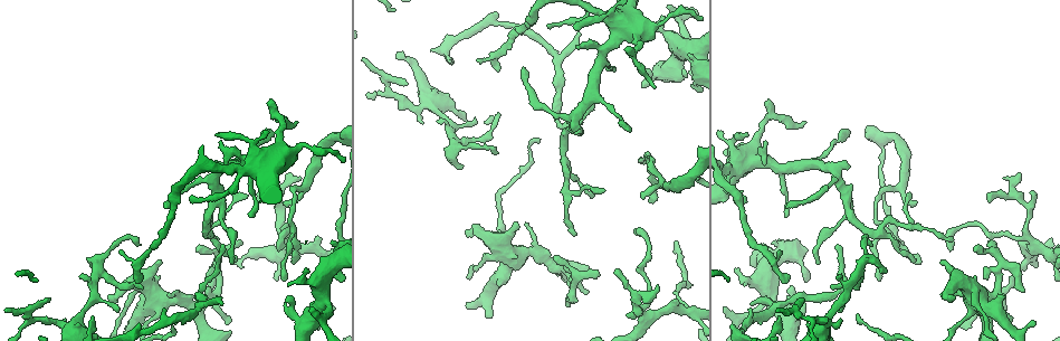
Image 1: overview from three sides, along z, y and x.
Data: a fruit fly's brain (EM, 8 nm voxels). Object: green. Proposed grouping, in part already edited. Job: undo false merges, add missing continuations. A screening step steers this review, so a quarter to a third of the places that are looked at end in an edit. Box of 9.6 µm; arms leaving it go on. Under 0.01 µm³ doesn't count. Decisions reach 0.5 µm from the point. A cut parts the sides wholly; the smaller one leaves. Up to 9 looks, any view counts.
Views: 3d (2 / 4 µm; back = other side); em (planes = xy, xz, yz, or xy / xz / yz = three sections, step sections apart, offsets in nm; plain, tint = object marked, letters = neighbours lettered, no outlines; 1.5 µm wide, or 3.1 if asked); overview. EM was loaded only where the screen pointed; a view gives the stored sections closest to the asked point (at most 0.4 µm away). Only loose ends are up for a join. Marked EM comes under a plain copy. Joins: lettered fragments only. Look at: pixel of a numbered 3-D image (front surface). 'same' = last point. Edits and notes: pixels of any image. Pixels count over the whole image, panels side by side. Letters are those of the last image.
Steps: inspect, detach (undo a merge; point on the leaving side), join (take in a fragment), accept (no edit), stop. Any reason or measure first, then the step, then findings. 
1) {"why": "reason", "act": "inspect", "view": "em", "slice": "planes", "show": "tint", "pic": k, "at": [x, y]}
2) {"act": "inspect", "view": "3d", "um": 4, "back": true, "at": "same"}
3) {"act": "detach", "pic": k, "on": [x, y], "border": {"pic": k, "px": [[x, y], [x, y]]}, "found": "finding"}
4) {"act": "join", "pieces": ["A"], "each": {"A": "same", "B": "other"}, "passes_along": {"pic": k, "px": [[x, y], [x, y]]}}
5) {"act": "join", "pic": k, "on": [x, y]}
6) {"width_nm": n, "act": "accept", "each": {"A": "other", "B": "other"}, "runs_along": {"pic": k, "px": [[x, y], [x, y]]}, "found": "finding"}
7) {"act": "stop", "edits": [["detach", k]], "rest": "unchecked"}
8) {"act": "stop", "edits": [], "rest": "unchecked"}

{"why": "branch stops here", "act": "inspect", "view": "3d", "um": 2, "pic": 1, "at": [80, 277]}

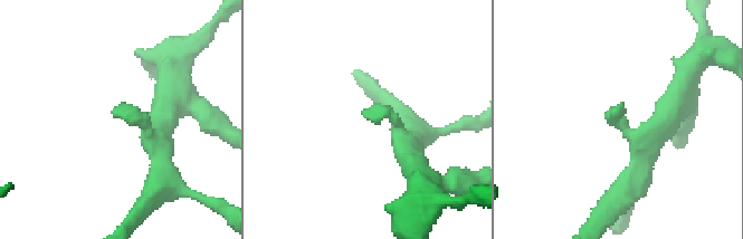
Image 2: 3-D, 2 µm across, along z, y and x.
{"arm_widths_nm": [220, 220], "act": "inspect", "view": "em", "slice": "yz", "step": 8, "show": "tint", "pic": 2, "at": [611, 110]}

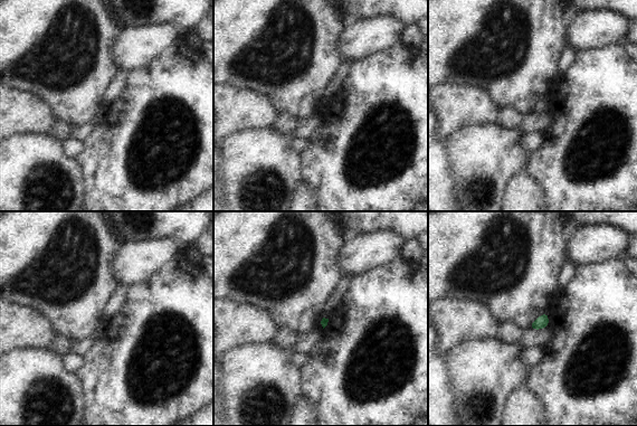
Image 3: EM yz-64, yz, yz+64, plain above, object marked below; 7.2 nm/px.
{"why": "another direction", "act": "inspect", "view": "em", "slice": "planes", "show": "letters", "at": "same"}

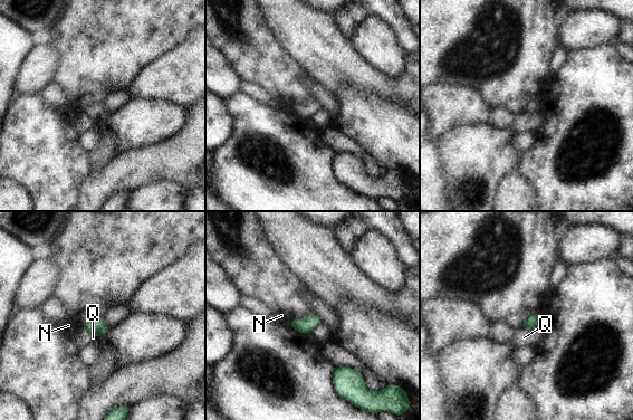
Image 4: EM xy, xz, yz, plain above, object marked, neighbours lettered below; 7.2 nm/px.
{"act": "accept", "each": {"N": "other", "Q": "other"}, "border": {"pic": 4, "px": [[521, 326], [525, 328], [538, 327]]}, "found": "no lettered fragment goes on from it"}

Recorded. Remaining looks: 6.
{"why": "branch stops here", "act": "inspect", "view": "3d", "um": 2, "pic": 1, "at": [91, 319]}

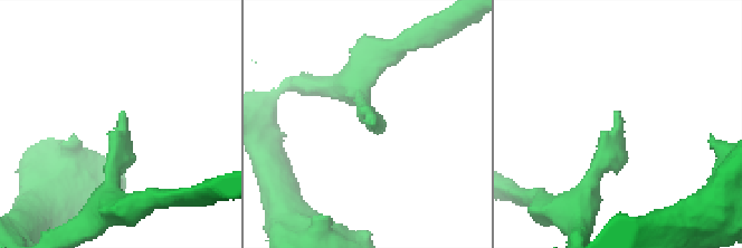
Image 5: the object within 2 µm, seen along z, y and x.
{"why": "shape alone is not enough", "act": "inspect", "view": "em", "slice": "planes", "show": "letters", "pic": 5, "at": [617, 114]}

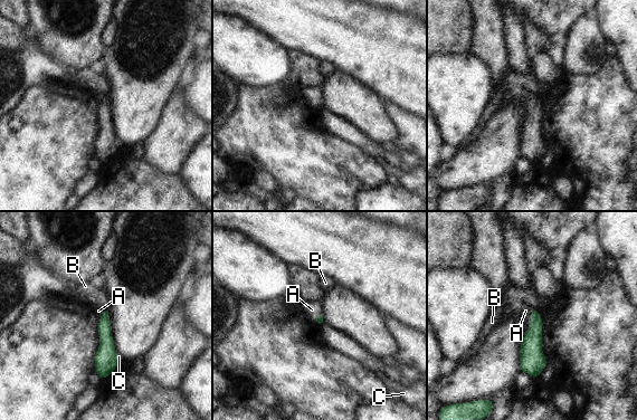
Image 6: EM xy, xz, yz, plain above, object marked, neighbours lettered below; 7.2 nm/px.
{"act": "join", "pieces": ["A"], "each": {"A": "same", "B": "other", "C": "other"}, "found": "the cell continues"}

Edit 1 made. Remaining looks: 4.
{"act": "inspect", "view": "overview"}

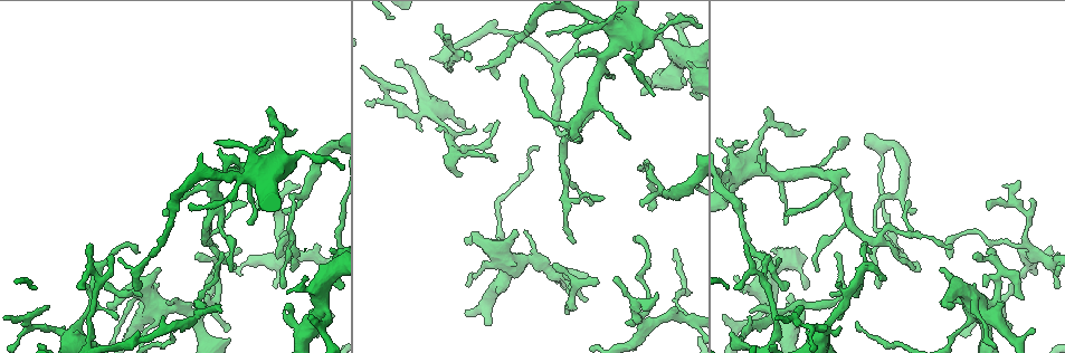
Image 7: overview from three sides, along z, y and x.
{"why": "three arms meet", "act": "inspect", "view": "em", "slice": "yz", "step": 4, "show": "tint", "pic": 7, "at": [37, 327]}

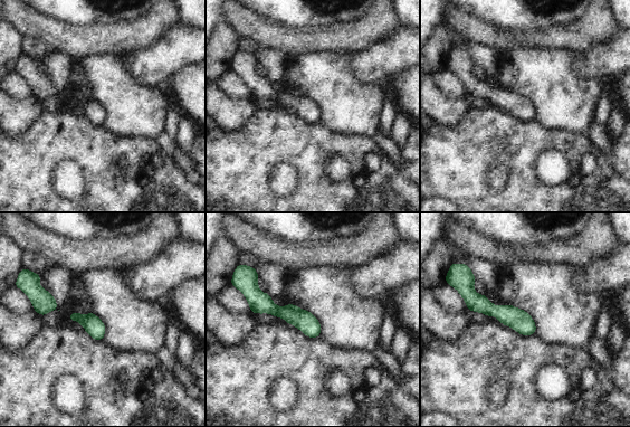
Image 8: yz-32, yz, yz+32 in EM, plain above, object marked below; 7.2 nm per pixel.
{"act": "inspect", "view": "em", "slice": "planes", "show": "tint", "at": "same"}

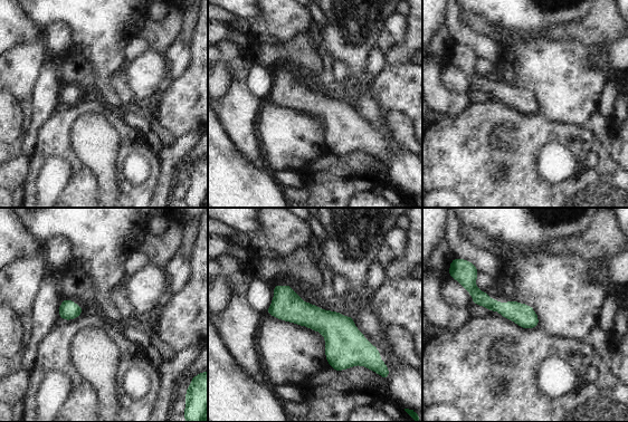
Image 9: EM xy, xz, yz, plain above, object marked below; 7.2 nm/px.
{"act": "inspect", "view": "em", "slice": "planes", "show": "letters", "at": "same"}

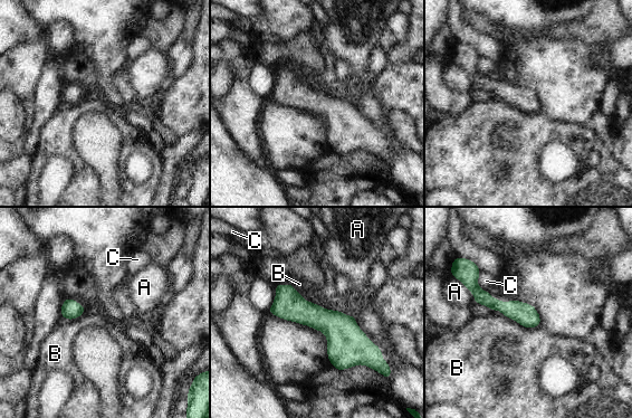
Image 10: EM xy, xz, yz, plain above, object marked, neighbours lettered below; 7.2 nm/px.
{"longest_contact_nm": ["A", 380], "act": "accept", "each": {"A": "other", "B": "other", "C": "other"}, "runs_along": {"pic": 10, "px": [[278, 287], [374, 352]]}, "found": "one cell here"}

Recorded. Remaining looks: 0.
{"act": "stop", "edits": [["join", 6]], "rest": "unchecked"}

